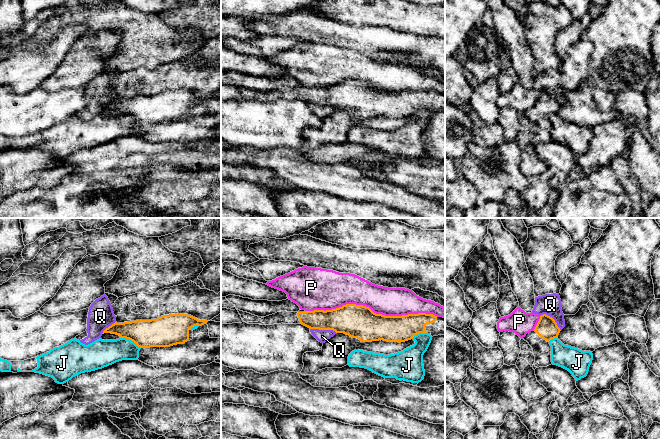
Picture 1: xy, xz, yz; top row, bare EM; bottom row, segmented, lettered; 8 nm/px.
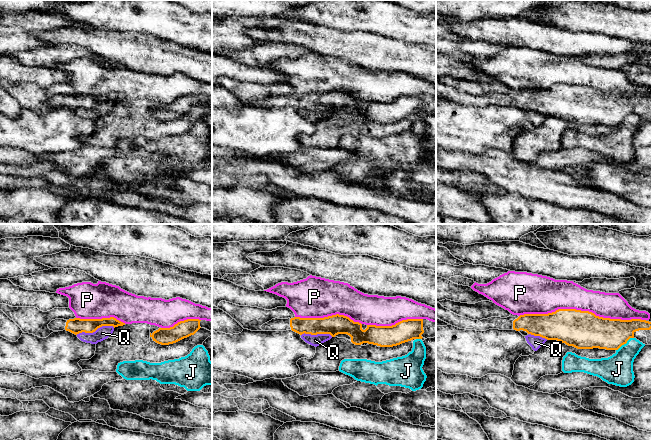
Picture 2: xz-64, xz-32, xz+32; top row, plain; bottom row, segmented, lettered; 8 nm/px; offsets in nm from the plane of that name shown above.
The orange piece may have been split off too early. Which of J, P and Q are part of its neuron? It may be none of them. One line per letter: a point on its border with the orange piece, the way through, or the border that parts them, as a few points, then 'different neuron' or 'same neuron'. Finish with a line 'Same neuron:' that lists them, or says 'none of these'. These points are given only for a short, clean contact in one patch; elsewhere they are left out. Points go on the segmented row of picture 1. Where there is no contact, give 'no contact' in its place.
J: meets orange in xy at (130, 339); different neuron
P: meets orange in xz at (370, 309); different neuron
Q: meets orange in xz at (323, 329); border along xz (310, 328), (332, 329), (336, 333); different neuron
Same neuron: none of these

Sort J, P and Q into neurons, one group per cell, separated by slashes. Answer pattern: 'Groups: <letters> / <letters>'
Groups: J / P / Q

